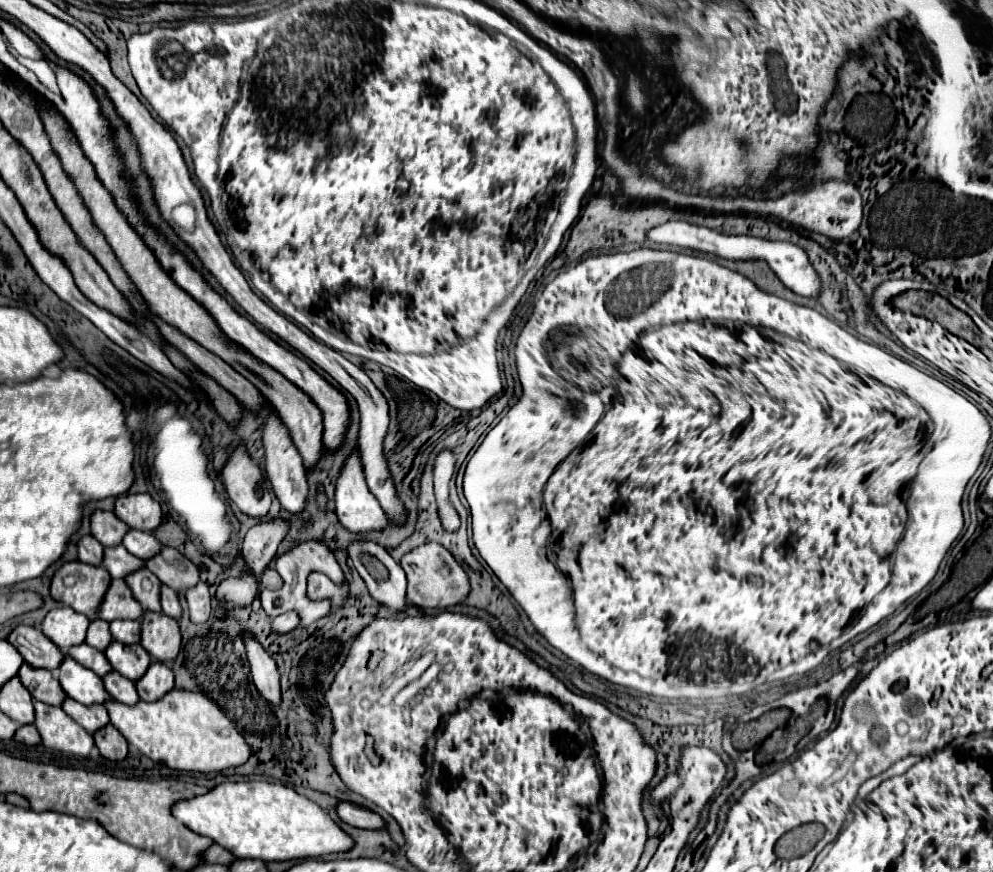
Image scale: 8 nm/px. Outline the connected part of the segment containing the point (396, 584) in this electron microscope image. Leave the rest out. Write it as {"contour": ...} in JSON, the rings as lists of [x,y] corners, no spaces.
{"contour":[[[353,540],[347,546],[347,554],[373,598],[395,610],[405,608],[405,572],[381,544],[373,540]]]}

